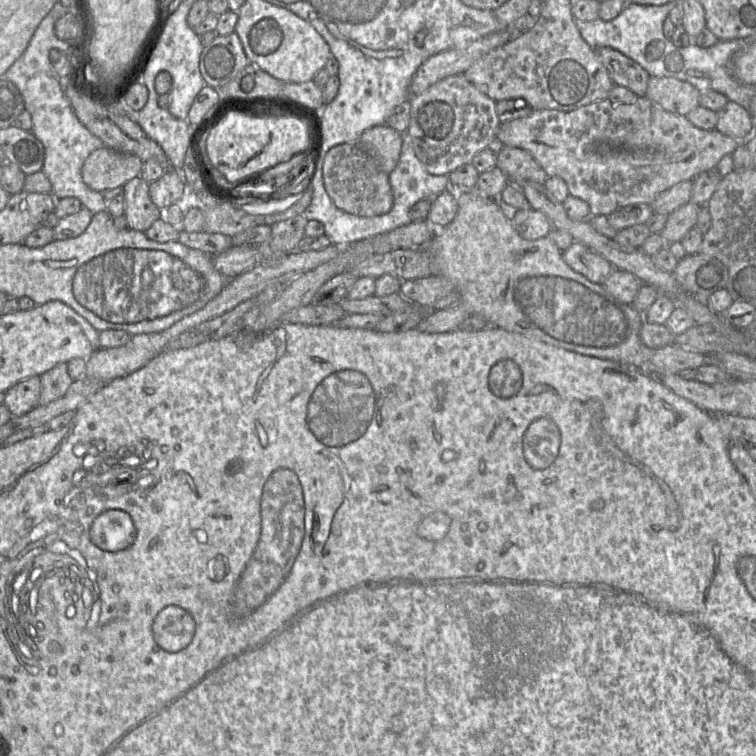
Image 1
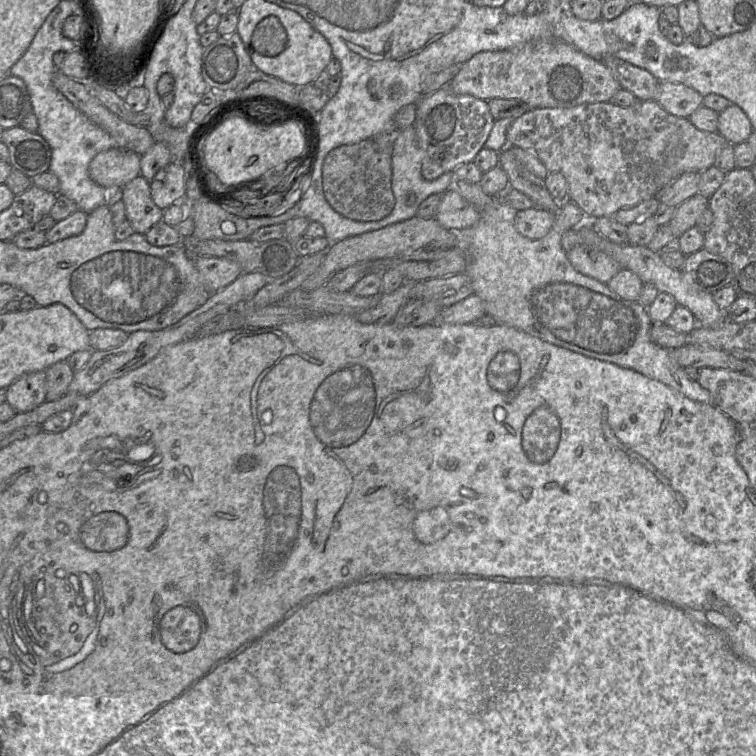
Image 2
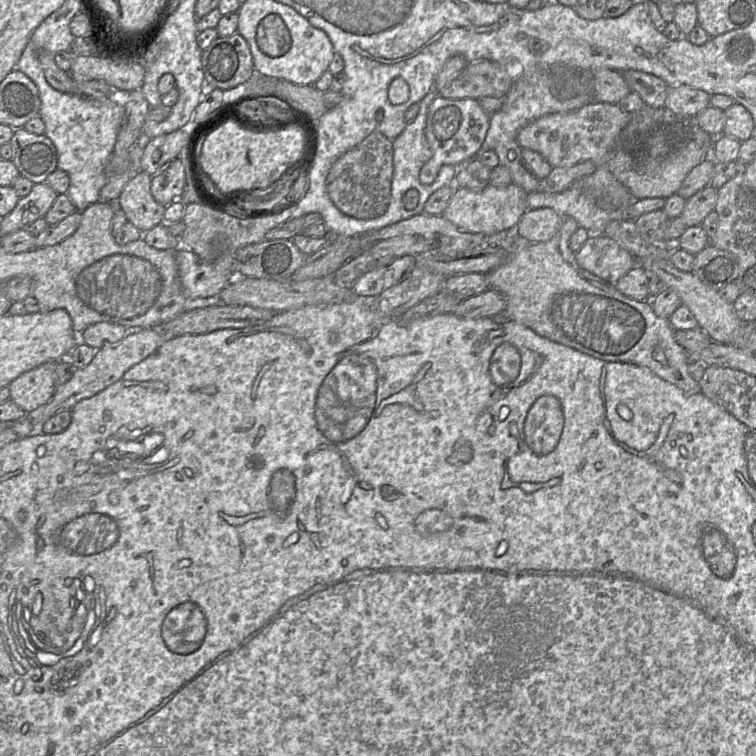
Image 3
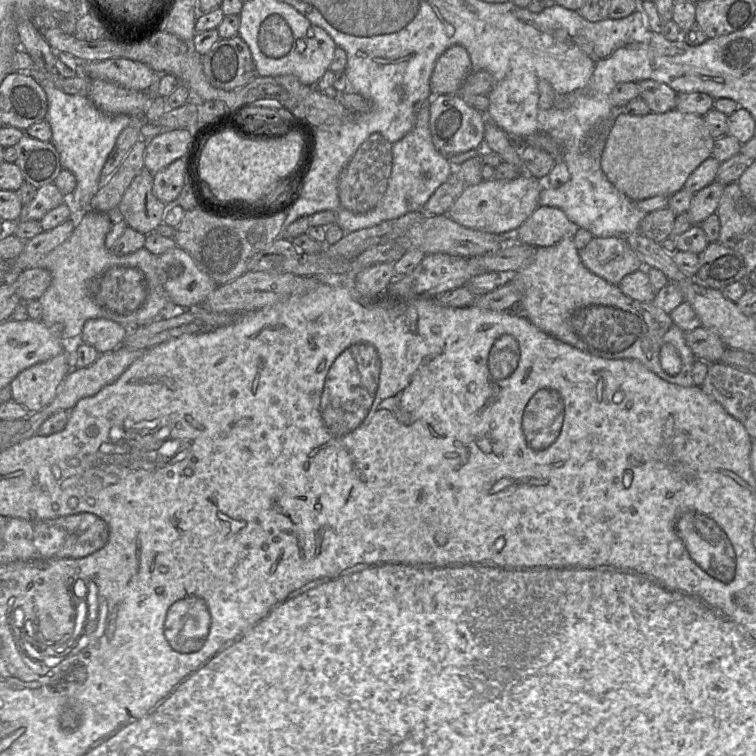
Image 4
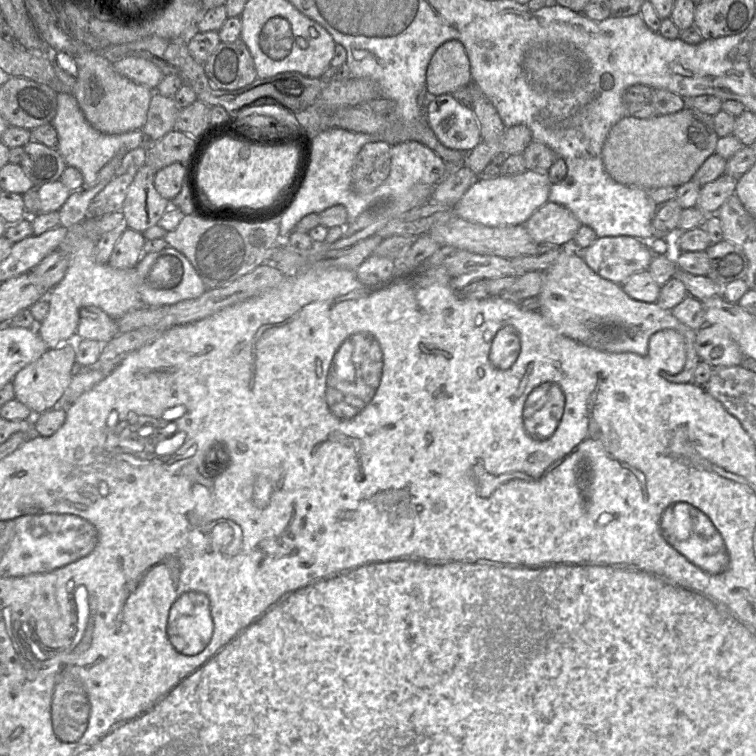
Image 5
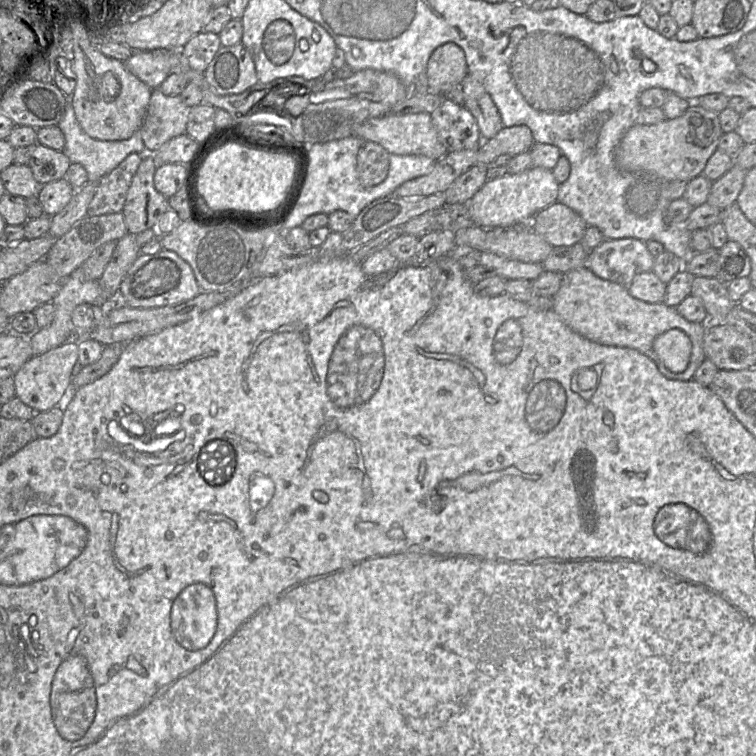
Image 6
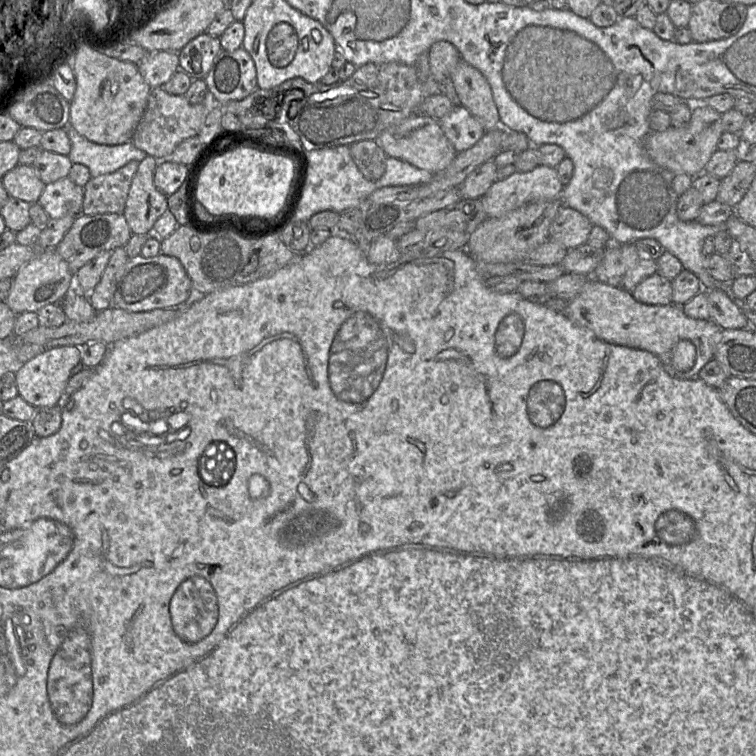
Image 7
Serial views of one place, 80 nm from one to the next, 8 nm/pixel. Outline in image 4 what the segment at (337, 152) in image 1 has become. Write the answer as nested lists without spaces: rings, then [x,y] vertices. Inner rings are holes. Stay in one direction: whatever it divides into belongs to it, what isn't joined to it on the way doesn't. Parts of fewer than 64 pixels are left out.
[[[373,133],[360,145],[339,177],[338,195],[343,207],[355,214],[365,214],[374,209],[388,188],[392,172],[392,146],[380,133]]]

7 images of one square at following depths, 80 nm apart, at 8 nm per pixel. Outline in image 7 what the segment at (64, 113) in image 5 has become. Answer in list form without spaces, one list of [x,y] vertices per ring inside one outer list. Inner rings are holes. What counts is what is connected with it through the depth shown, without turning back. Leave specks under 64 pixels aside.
[[[69,123],[63,129],[65,129],[71,142],[69,159],[73,164],[86,166],[91,177],[113,173],[127,163],[131,161],[141,162],[147,156],[132,142],[121,145],[101,145],[87,140]]]

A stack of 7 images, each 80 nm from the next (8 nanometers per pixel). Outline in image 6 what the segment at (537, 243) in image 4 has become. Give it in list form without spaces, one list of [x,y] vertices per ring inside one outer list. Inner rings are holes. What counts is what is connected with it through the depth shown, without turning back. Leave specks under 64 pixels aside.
[[[558,201],[540,210],[531,218],[531,229],[552,247],[579,243],[588,224],[573,209]]]

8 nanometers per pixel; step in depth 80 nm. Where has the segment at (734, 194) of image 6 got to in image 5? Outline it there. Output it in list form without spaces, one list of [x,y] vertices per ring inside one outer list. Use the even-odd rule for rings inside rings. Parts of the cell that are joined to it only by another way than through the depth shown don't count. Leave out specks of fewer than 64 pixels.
[[[723,174],[701,187],[697,204],[704,214],[716,214],[721,205],[736,192],[737,178]]]

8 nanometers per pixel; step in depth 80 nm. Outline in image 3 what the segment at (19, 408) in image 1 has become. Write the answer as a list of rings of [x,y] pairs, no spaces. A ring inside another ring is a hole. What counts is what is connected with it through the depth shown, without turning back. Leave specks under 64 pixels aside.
[[[49,361],[33,368],[9,384],[10,400],[26,414],[47,404],[55,389],[55,374],[58,361]]]

